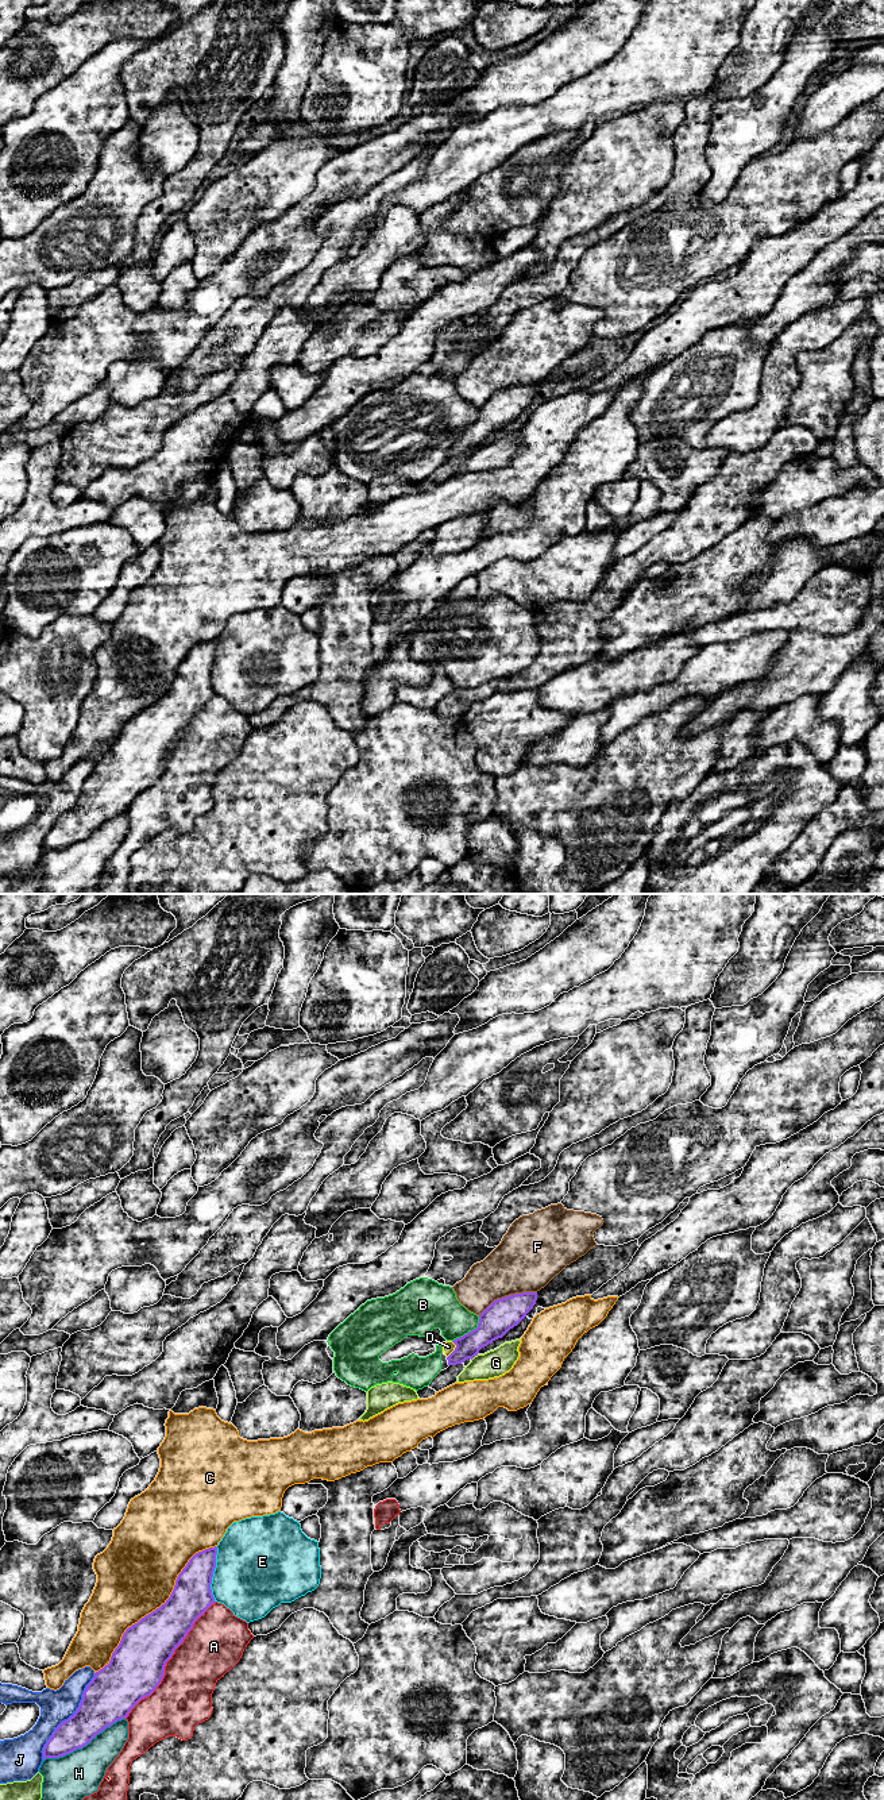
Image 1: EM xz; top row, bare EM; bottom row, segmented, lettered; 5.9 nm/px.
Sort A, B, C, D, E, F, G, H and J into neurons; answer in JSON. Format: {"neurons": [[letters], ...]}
{"neurons": [["A"], ["B", "D"], ["C"], ["E"], ["F"], ["G"], ["H"], ["J"]]}

